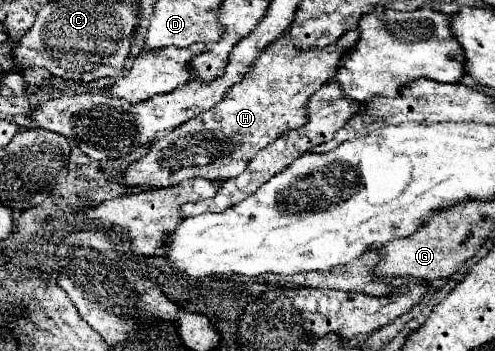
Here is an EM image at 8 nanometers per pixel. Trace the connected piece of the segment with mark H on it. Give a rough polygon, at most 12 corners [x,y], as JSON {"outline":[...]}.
{"outline":[[282,35],[210,111],[154,141],[128,187],[230,179],[334,77]]}

